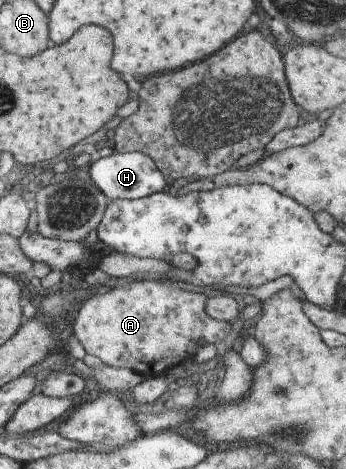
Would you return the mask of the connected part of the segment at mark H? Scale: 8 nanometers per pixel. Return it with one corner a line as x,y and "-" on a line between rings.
114,152
110,156
99,158
88,164
88,175
92,184
108,199
133,200
160,192
164,187
164,176
156,169
154,162
146,154
140,152

